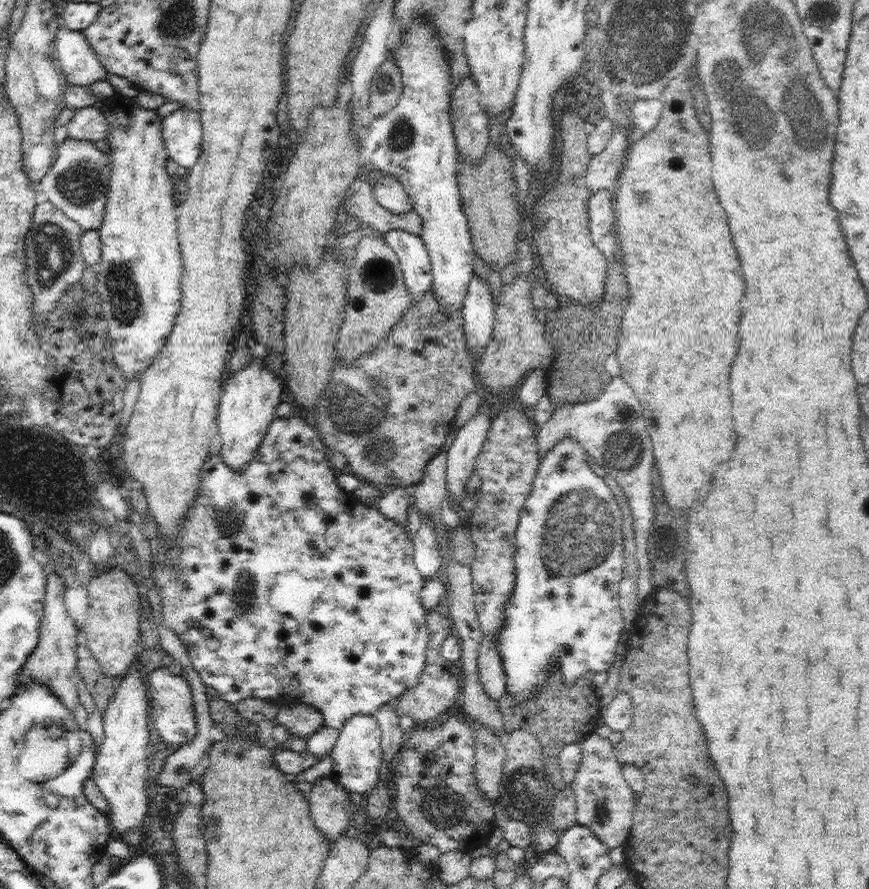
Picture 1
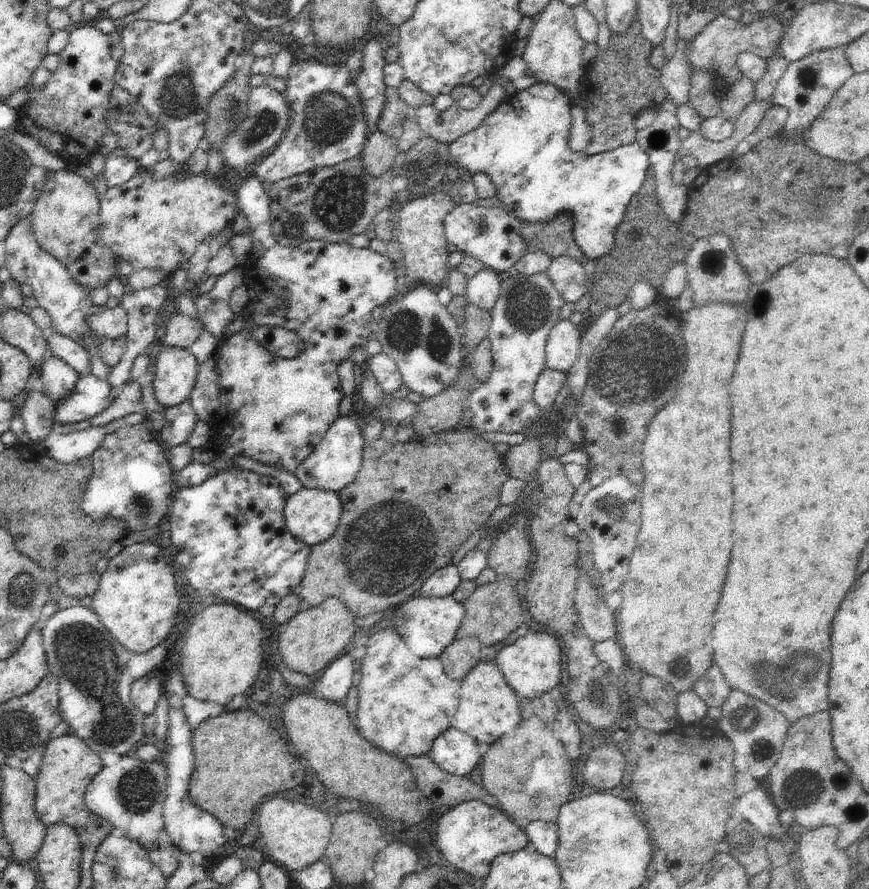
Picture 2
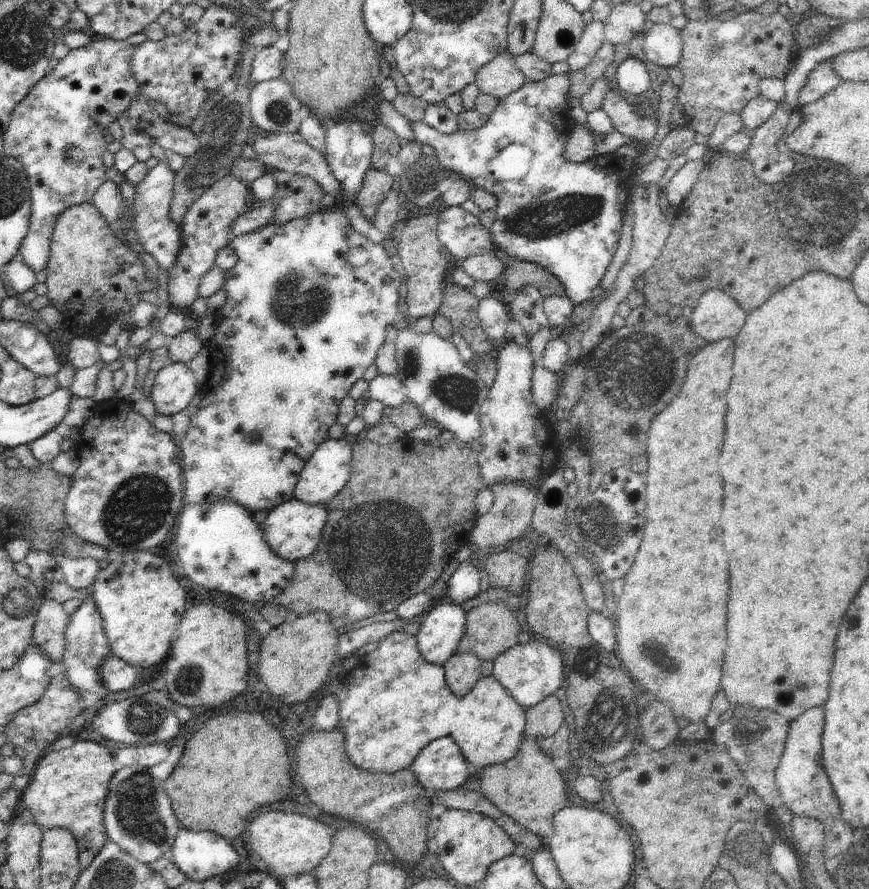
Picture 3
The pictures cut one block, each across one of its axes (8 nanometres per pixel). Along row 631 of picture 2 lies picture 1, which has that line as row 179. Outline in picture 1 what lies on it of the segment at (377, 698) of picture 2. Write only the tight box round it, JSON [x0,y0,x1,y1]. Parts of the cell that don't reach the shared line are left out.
[372,173,413,214]

